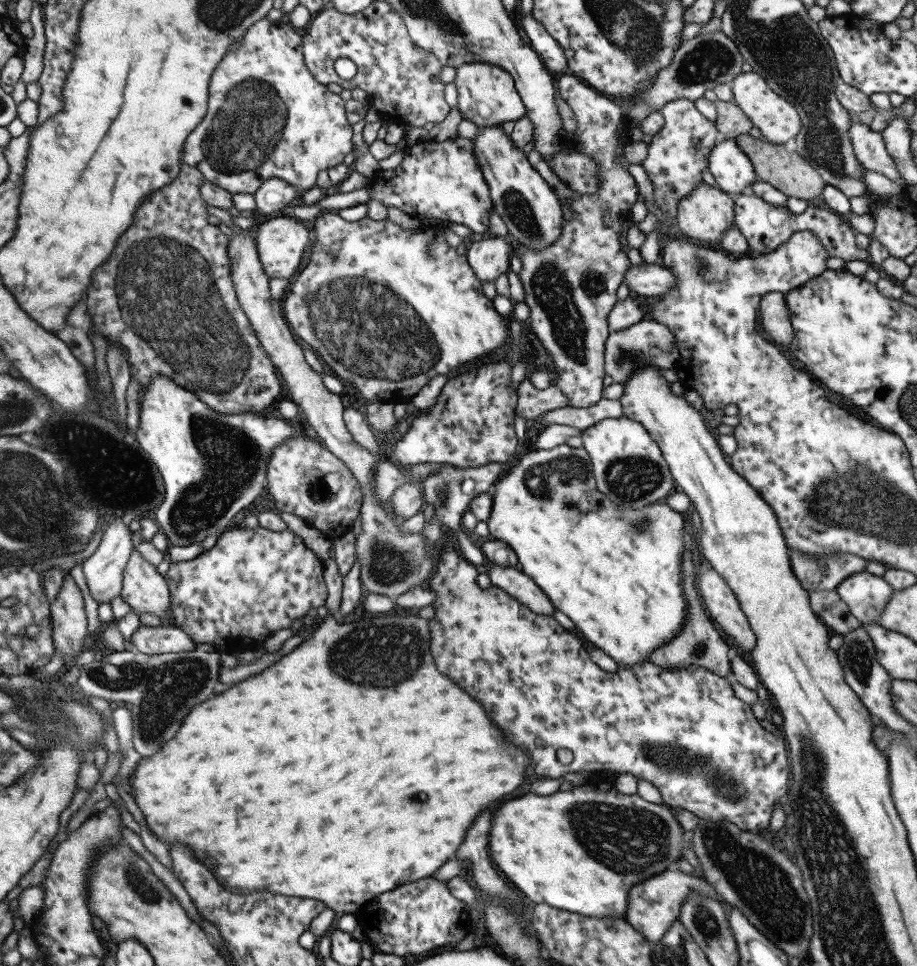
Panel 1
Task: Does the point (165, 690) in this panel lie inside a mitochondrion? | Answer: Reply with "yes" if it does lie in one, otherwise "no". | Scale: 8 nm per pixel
yes

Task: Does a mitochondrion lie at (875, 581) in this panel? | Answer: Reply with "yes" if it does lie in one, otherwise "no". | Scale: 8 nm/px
no

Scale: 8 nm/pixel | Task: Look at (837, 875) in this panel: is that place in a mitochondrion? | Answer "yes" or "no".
yes

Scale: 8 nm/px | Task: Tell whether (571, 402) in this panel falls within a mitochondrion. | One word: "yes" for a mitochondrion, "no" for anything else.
no

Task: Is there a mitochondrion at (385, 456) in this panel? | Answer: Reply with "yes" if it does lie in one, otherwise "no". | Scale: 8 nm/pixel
no

